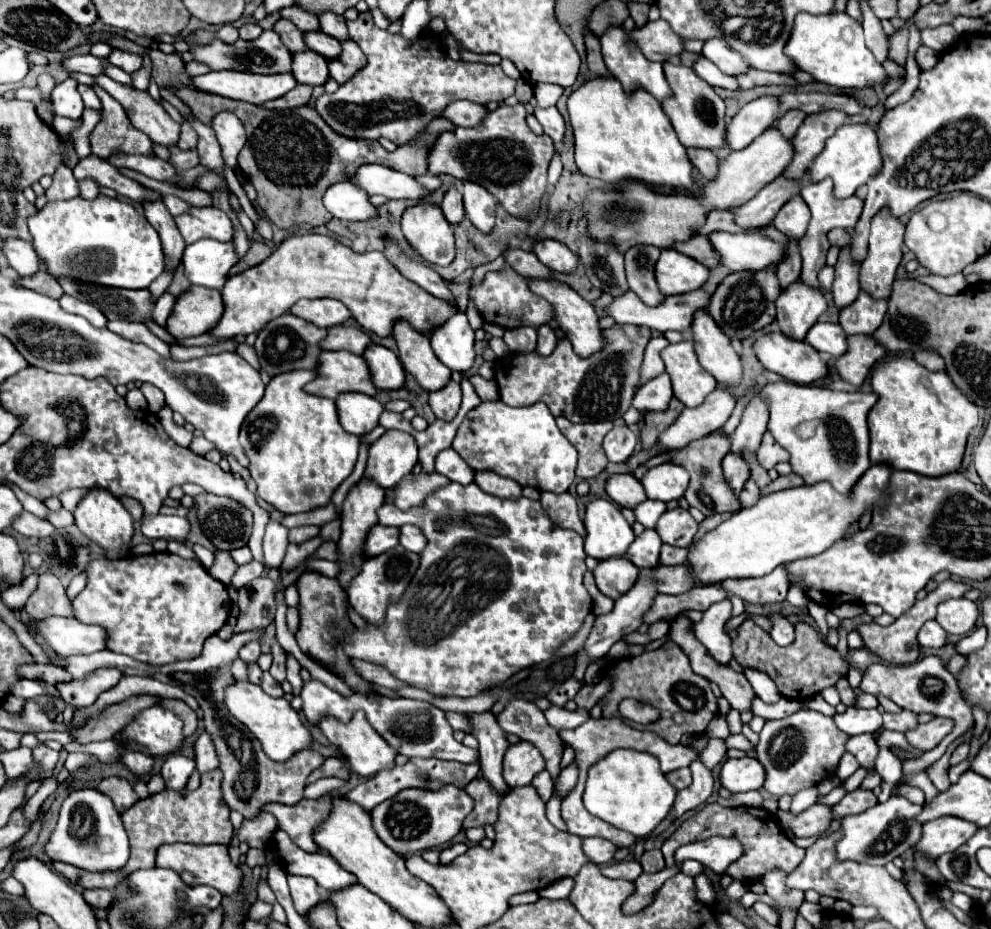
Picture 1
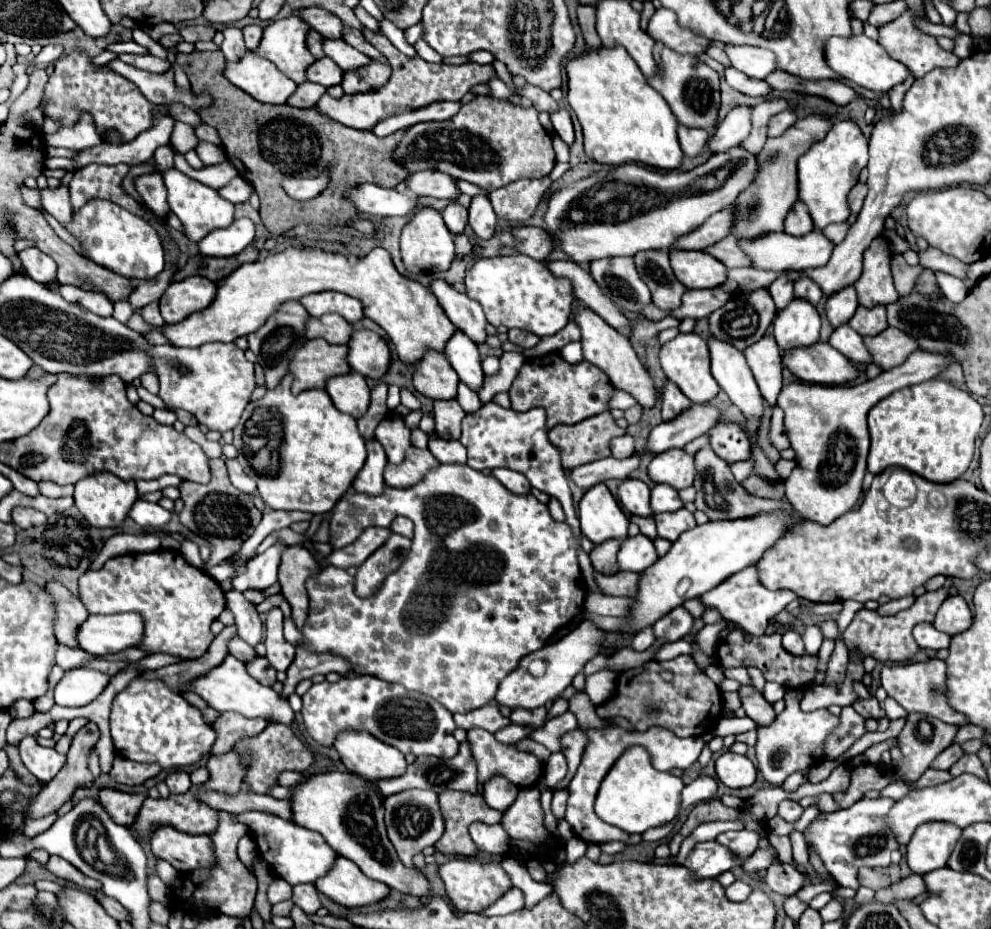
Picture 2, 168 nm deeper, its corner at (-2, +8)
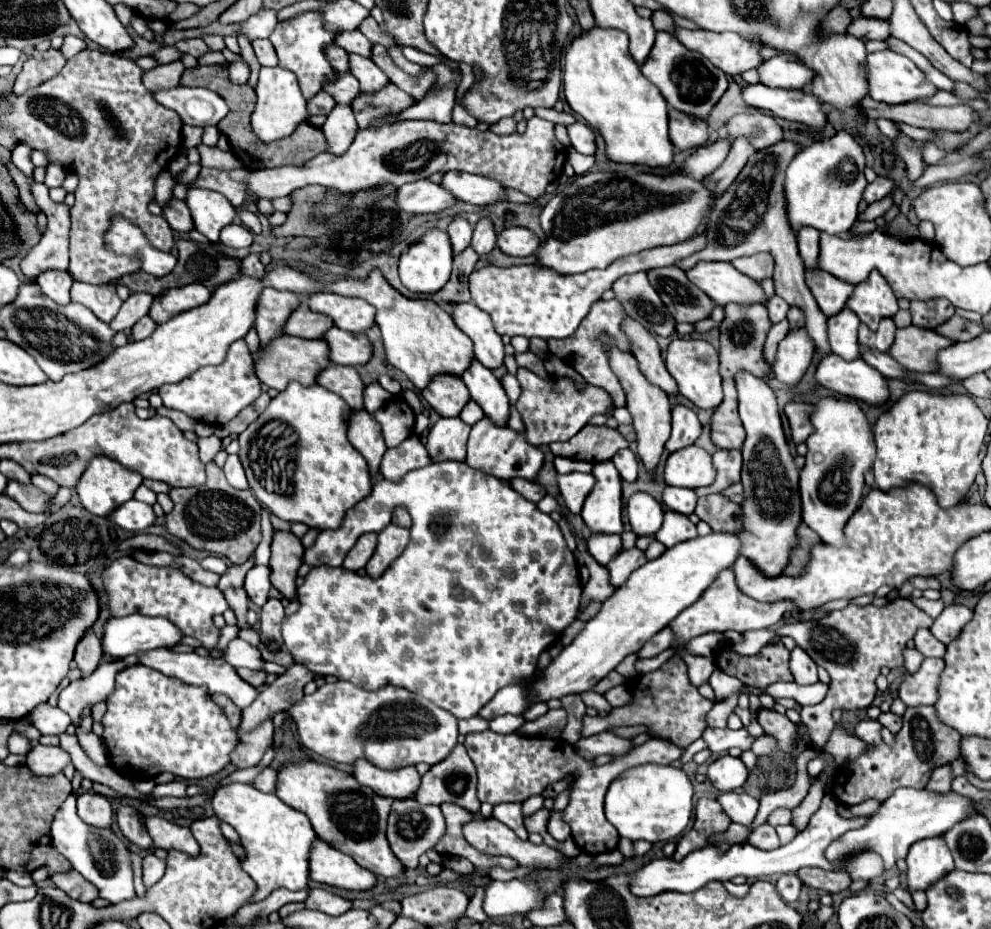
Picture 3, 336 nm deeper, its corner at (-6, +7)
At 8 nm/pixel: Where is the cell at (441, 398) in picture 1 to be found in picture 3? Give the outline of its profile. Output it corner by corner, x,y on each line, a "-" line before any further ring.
440,419
428,433
428,455
432,463
464,461
470,425
458,419

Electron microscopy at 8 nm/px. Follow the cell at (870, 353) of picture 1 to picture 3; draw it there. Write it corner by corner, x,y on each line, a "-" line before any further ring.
910,325
896,331
894,347
890,347
888,353
908,371
936,373
936,355
940,349
946,349
950,345
954,345
952,339
946,339
930,329

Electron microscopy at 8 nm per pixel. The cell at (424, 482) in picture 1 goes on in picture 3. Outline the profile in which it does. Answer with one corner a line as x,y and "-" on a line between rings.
412,435
410,439
402,441
398,447
386,449
382,463
380,463
380,473
386,479
396,481
396,479
404,477
408,471
414,471
414,469
420,469
426,465
430,465
426,447
418,439
418,435

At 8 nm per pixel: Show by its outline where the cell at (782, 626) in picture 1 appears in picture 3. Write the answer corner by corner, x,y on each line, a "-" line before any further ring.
796,647
790,655
790,671
794,675
794,681
800,685
812,685
818,683
818,673
816,673
816,663
800,649

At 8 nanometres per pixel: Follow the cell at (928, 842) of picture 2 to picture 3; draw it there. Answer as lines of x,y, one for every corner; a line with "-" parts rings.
940,837
922,839
910,847
906,857
906,891
926,891
936,881
954,871
954,861
950,849
942,843

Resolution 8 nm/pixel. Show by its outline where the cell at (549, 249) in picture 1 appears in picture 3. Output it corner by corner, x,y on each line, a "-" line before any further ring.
506,227
500,233
500,241
496,243
502,253
512,255
512,257
528,257
534,255
536,249
540,247
540,239
524,227

